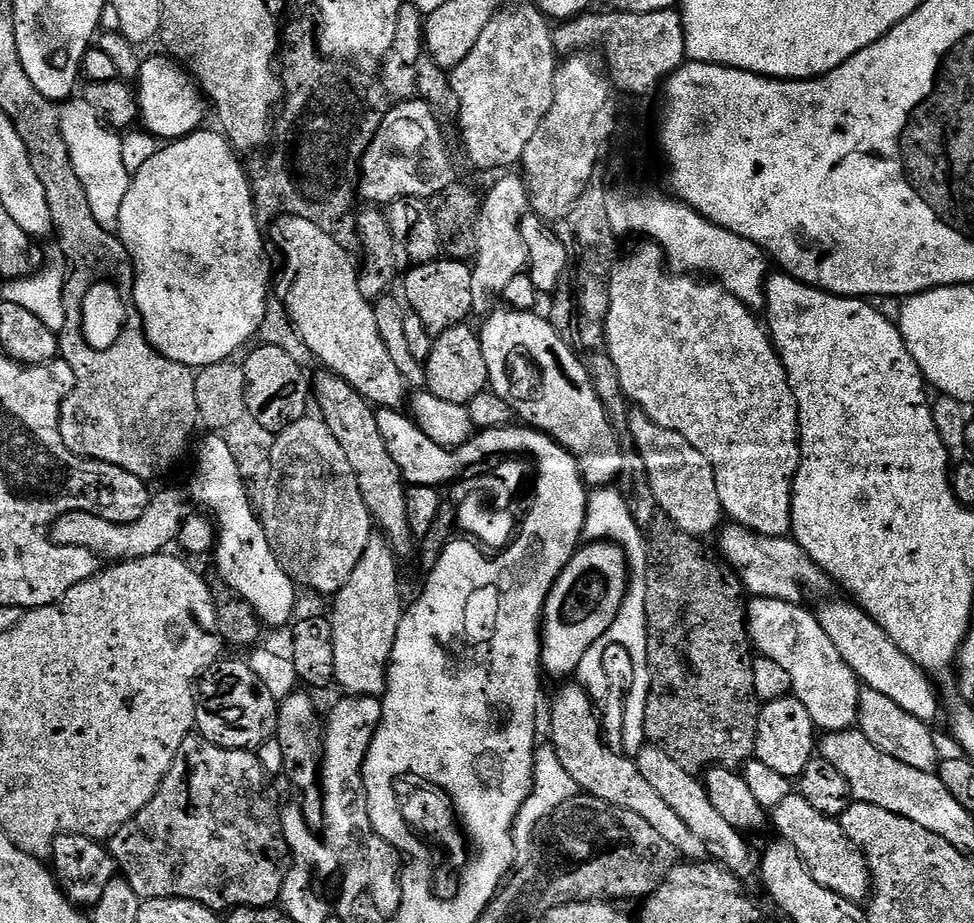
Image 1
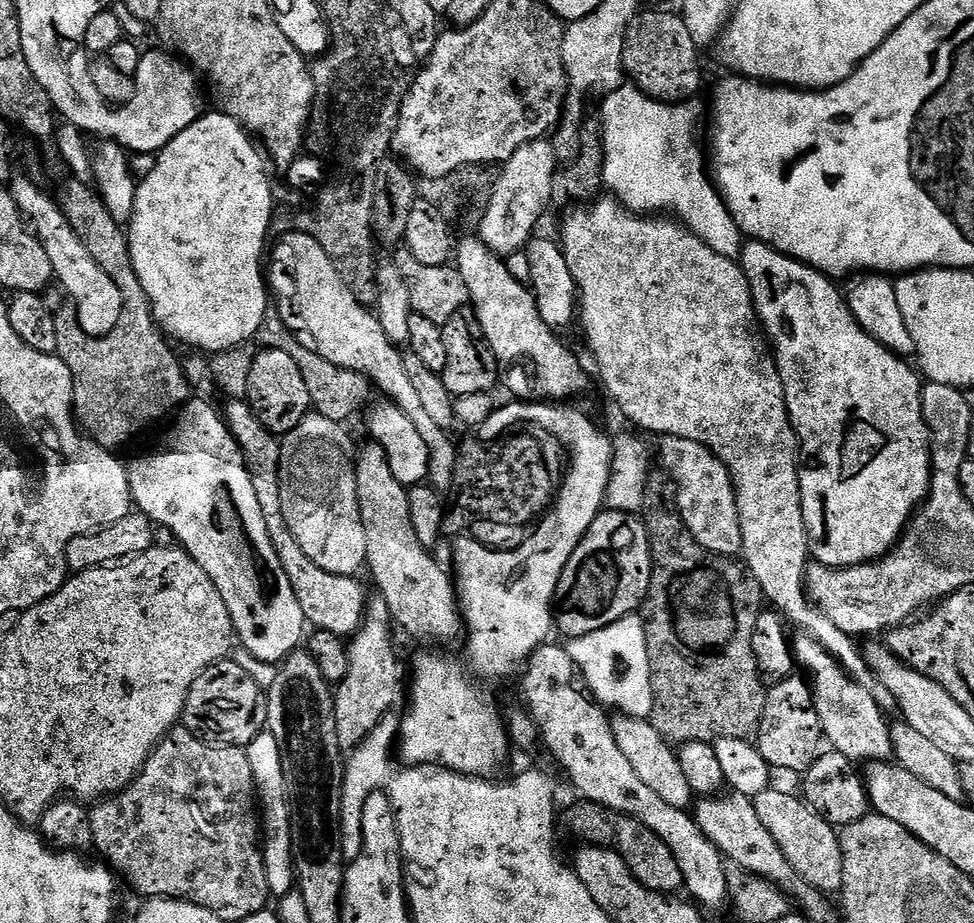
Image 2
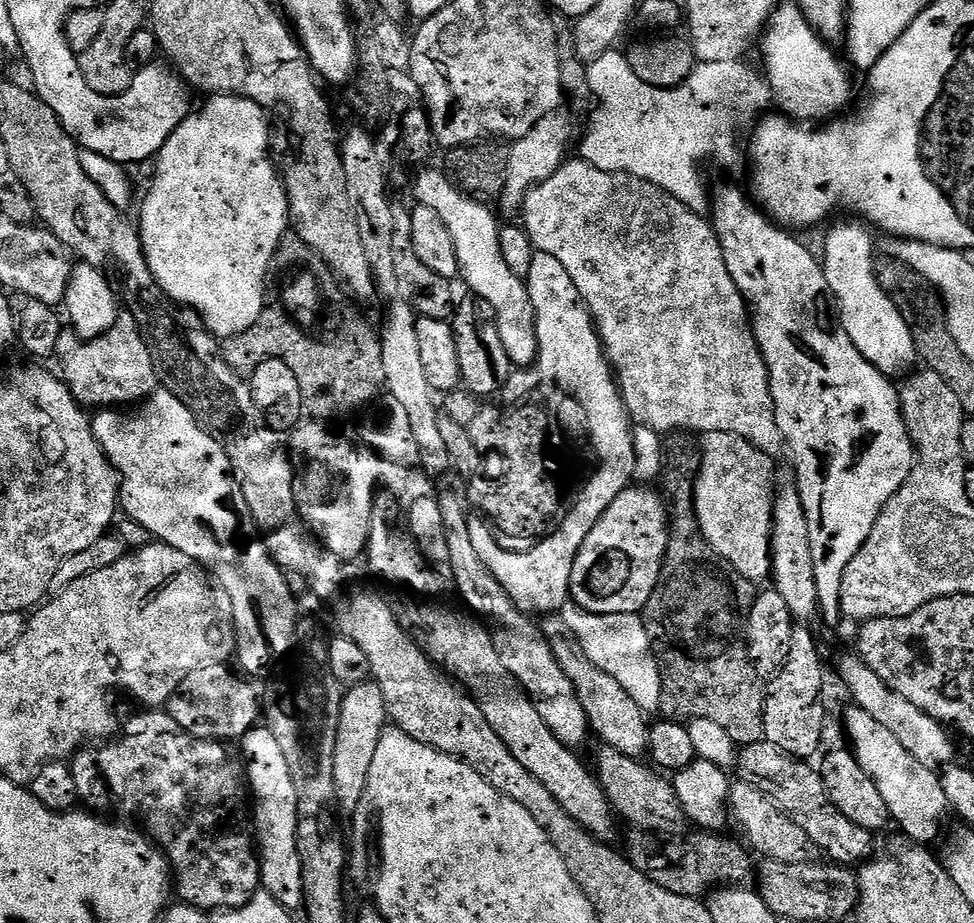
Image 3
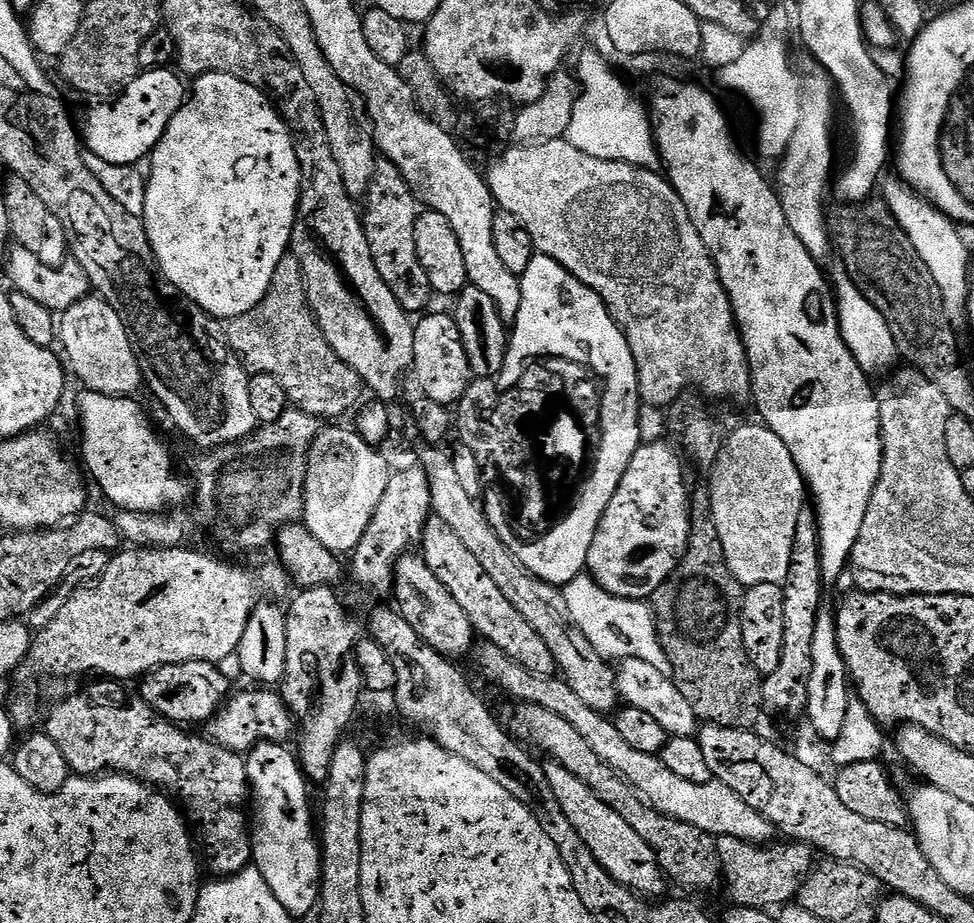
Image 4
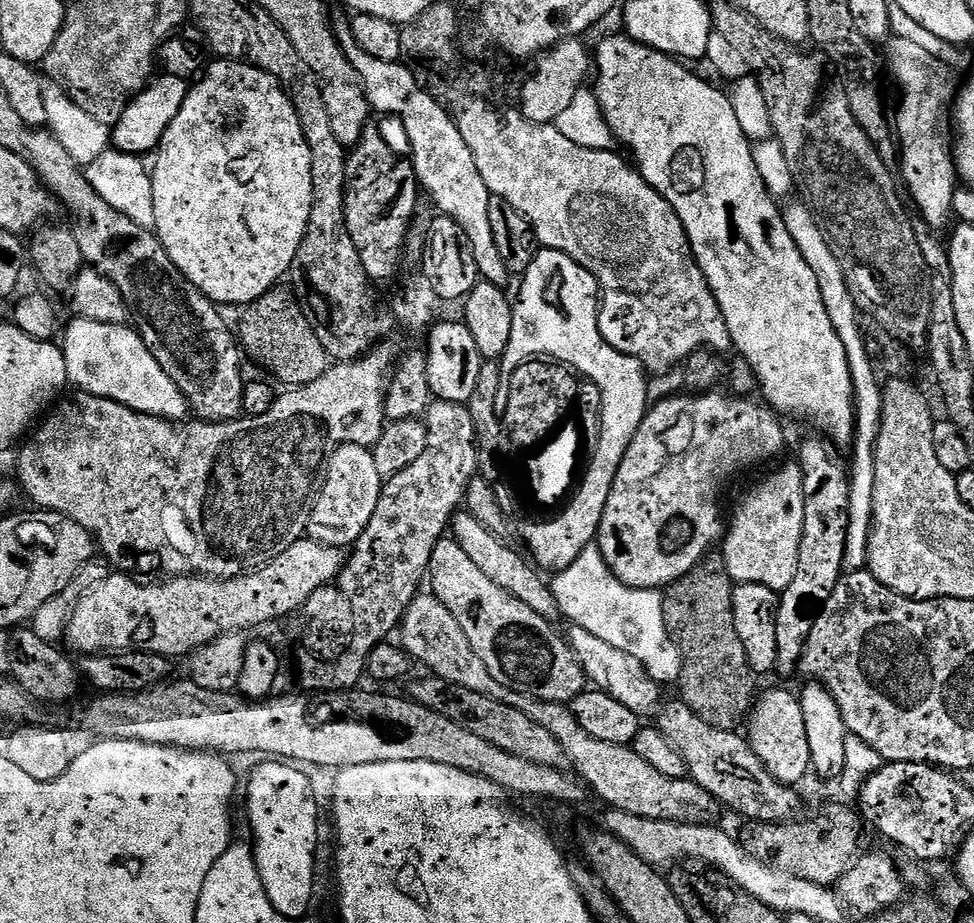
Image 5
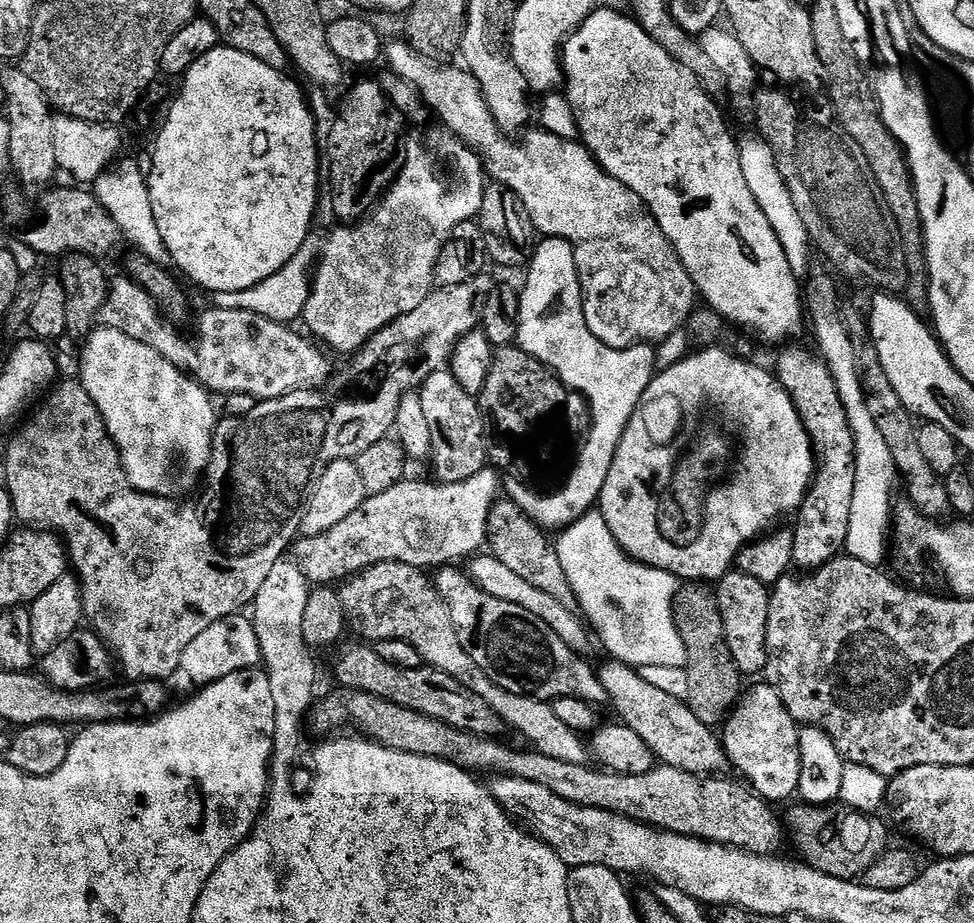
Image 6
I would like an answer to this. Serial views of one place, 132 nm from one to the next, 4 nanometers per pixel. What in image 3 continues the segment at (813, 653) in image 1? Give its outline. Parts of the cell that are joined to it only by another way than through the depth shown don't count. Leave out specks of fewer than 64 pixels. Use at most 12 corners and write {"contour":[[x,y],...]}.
{"contour":[[843,709],[850,751],[909,841],[950,809],[940,779],[866,710]]}

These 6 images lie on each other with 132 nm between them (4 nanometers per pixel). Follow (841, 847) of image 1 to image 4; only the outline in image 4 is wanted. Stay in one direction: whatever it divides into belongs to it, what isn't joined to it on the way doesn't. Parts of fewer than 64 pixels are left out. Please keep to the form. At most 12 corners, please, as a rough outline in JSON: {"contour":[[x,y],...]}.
{"contour":[[487,642],[476,664],[513,701],[566,718],[655,812],[761,846],[771,822],[730,786],[670,774],[564,680]]}

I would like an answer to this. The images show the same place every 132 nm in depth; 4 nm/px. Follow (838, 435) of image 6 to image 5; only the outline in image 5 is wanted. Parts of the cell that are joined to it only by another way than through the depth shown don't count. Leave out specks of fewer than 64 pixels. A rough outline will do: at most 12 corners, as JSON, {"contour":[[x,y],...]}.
{"contour":[[808,440],[794,582],[779,593],[775,675],[797,675],[846,554],[850,468]]}

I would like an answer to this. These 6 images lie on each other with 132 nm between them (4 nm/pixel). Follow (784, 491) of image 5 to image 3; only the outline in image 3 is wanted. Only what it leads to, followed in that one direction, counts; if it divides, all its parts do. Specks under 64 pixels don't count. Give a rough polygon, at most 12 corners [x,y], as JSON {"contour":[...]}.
{"contour":[[702,436],[696,521],[748,580],[770,572],[772,464]]}

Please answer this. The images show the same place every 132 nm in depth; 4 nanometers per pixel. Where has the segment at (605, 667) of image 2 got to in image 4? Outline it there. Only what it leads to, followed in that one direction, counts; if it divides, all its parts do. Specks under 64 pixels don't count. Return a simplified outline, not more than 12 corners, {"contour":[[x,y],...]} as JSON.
{"contour":[[587,574],[563,585],[574,626],[605,661],[661,663],[647,603]]}

